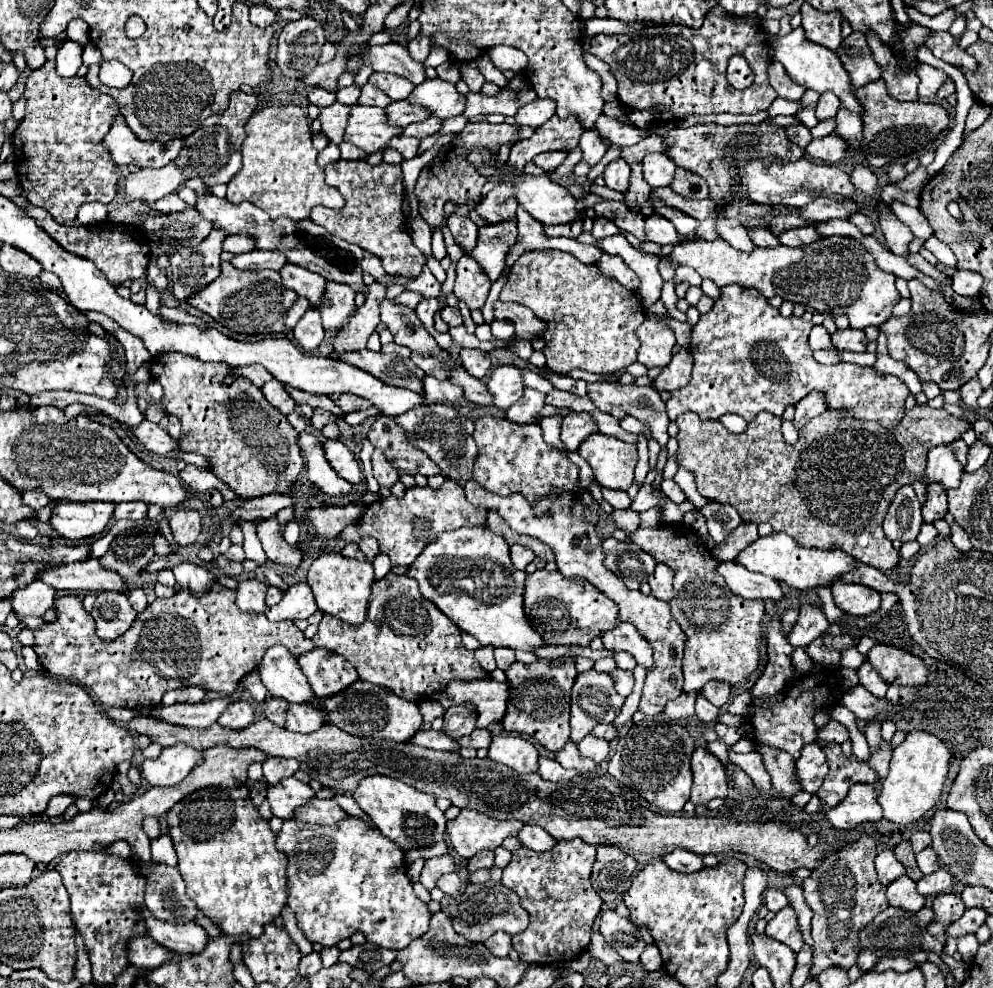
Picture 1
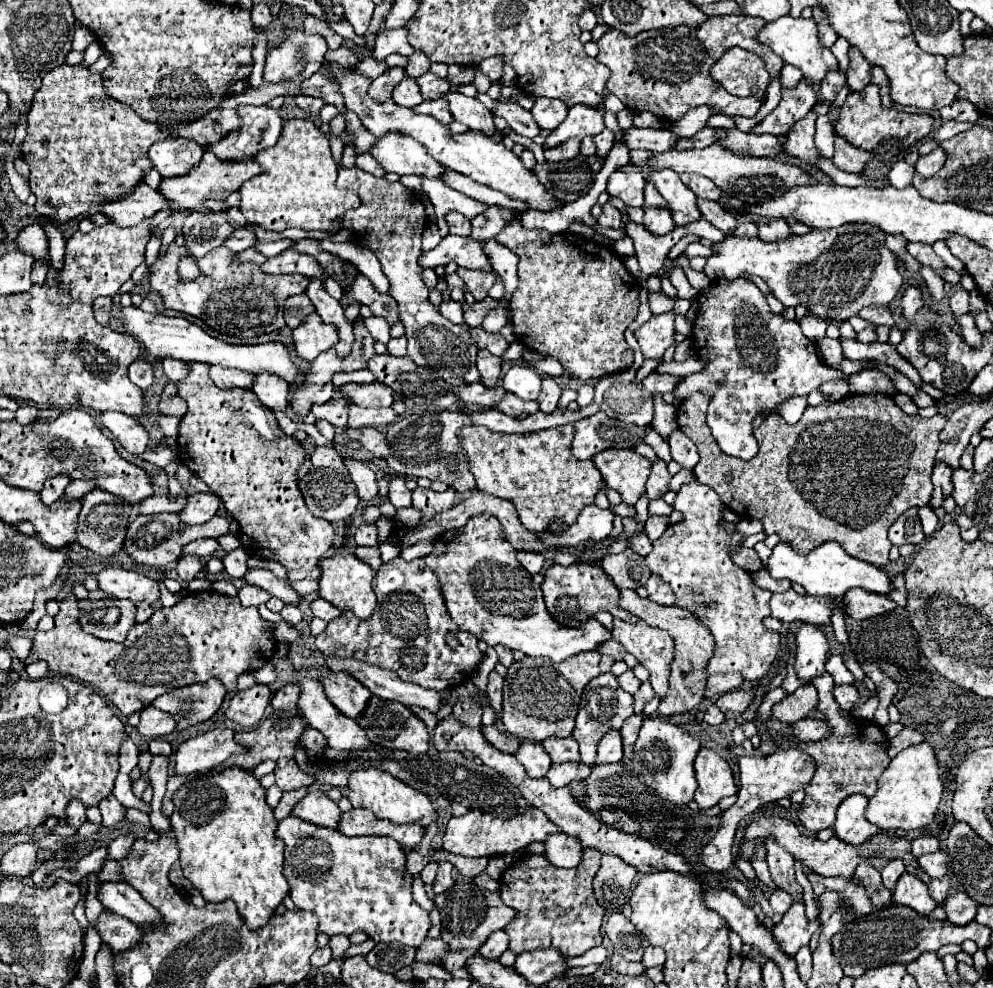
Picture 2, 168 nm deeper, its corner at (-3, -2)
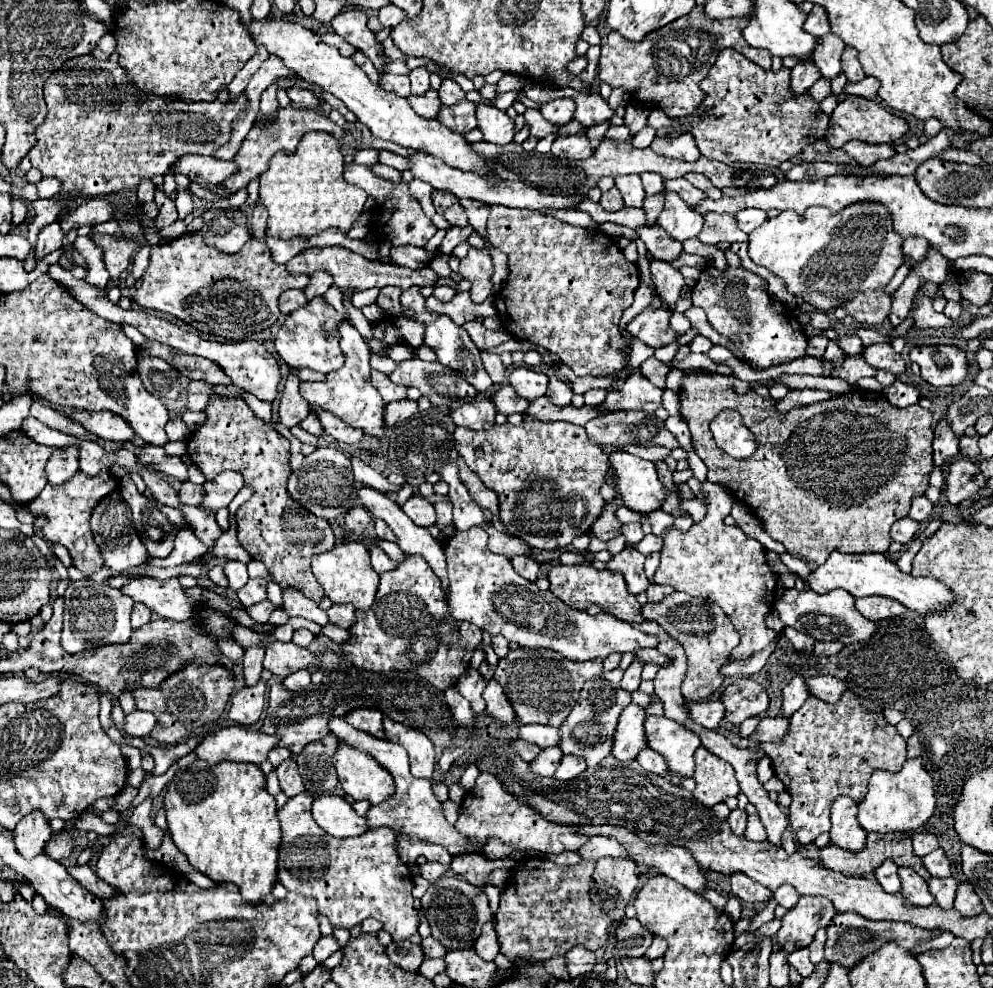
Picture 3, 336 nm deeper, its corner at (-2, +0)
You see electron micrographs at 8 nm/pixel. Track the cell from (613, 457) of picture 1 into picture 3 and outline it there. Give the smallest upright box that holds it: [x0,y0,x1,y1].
[608,450,666,514]

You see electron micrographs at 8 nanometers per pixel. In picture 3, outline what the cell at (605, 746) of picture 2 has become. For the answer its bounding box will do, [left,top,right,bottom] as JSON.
[612,704,646,762]

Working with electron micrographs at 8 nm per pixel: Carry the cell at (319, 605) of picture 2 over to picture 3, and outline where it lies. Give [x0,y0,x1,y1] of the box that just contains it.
[326,604,356,628]

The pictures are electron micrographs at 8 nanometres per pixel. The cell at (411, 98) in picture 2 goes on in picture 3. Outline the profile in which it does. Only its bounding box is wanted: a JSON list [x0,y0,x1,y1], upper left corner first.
[406,88,440,118]

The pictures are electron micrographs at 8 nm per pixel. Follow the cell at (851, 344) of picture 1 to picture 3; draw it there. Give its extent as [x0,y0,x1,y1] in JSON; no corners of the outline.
[862,342,906,376]

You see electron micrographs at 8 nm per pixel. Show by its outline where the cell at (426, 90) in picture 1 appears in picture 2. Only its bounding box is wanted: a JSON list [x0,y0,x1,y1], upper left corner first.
[445,92,497,136]

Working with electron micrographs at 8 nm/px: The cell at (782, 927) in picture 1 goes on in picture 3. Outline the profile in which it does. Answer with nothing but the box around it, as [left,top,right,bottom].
[776,896,834,954]

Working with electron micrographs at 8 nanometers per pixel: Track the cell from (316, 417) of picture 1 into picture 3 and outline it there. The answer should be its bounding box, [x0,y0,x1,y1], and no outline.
[300,320,384,438]

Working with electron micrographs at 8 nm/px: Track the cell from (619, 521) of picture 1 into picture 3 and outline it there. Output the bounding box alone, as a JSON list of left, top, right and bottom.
[622,522,644,544]

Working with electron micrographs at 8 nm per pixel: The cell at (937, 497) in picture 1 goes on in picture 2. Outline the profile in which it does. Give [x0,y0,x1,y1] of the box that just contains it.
[929,462,953,508]

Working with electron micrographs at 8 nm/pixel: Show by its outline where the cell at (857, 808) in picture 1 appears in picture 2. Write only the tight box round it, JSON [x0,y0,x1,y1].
[833,794,879,846]

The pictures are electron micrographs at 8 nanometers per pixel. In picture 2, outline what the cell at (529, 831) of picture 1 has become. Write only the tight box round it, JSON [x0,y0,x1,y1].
[545,834,585,868]

